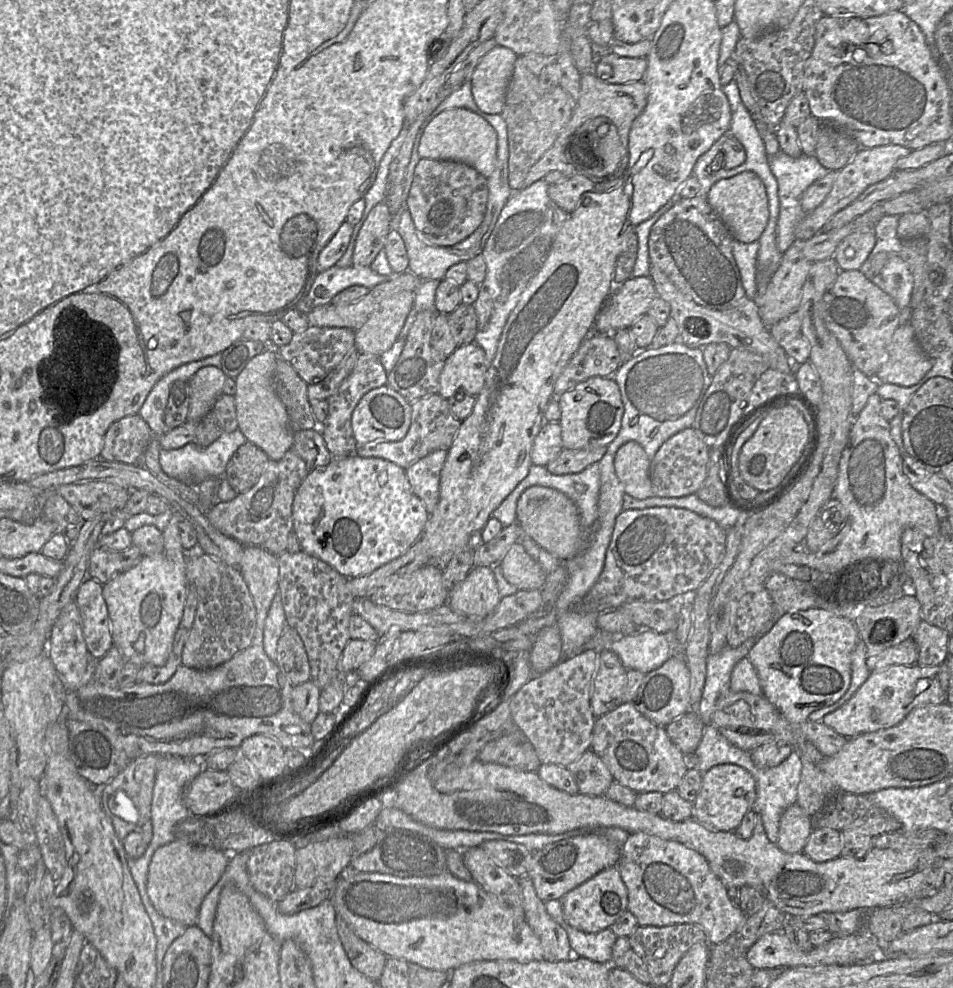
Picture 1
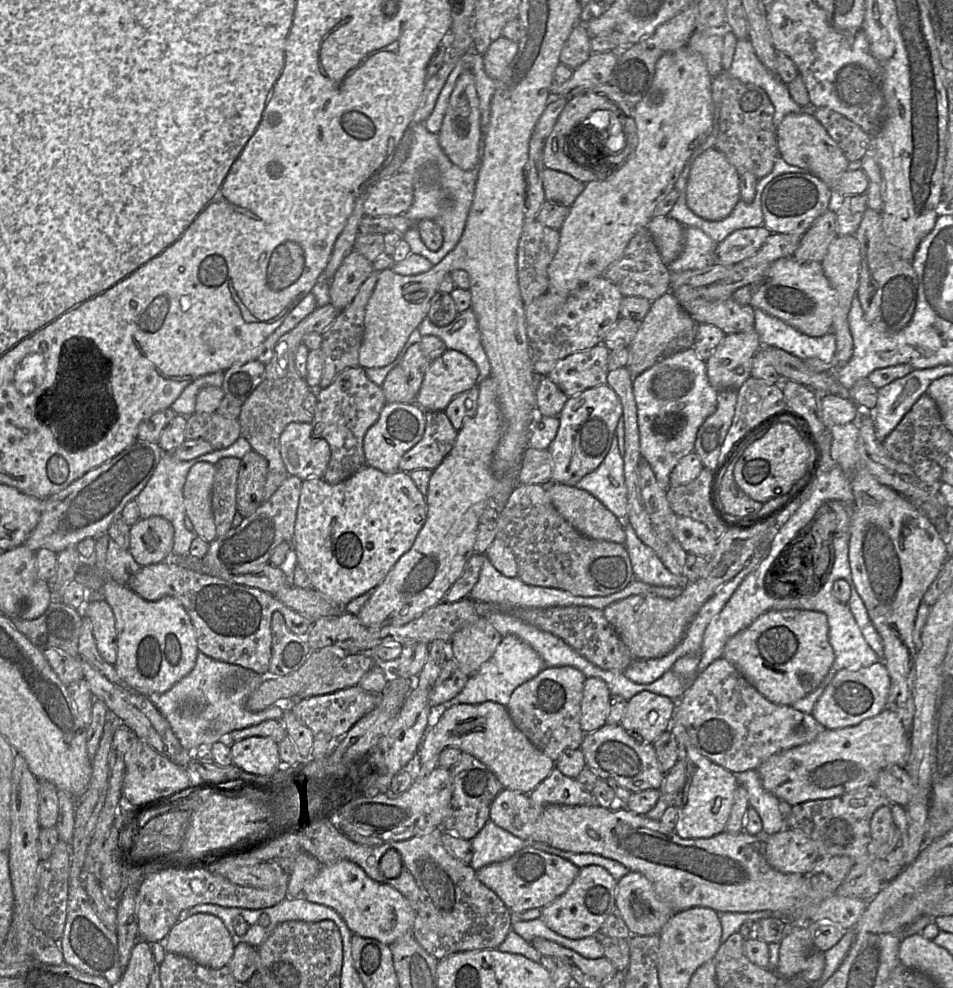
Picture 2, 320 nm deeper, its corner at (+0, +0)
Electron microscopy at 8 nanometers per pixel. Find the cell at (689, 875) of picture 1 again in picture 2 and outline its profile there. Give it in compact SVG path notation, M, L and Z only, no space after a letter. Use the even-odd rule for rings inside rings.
M633 871L617 883L616 907L631 935L659 935L674 913L658 898L652 883Z

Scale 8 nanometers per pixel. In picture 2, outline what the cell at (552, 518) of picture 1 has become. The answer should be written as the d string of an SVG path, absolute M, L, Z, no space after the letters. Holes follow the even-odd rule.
M551 482L546 492L558 513L580 534L588 538L617 544L625 543L624 522L610 512L597 498L576 486Z

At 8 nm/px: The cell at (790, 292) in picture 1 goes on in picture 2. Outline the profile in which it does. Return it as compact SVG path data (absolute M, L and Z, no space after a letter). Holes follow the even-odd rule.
M755 329L725 335L706 361L708 380L713 388L738 390L751 376L752 360L762 347Z

